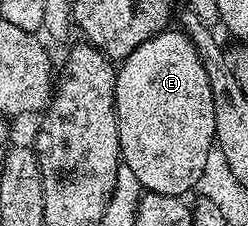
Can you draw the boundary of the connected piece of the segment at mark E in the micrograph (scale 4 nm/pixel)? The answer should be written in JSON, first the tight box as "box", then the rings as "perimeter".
{"box":[115,29,215,197],"perimeter":[[[166,29],[143,41],[120,64],[115,85],[119,145],[124,166],[135,173],[145,191],[176,197],[196,188],[206,168],[208,153],[215,144],[215,105],[211,97],[211,81],[203,61],[184,30]]]}

